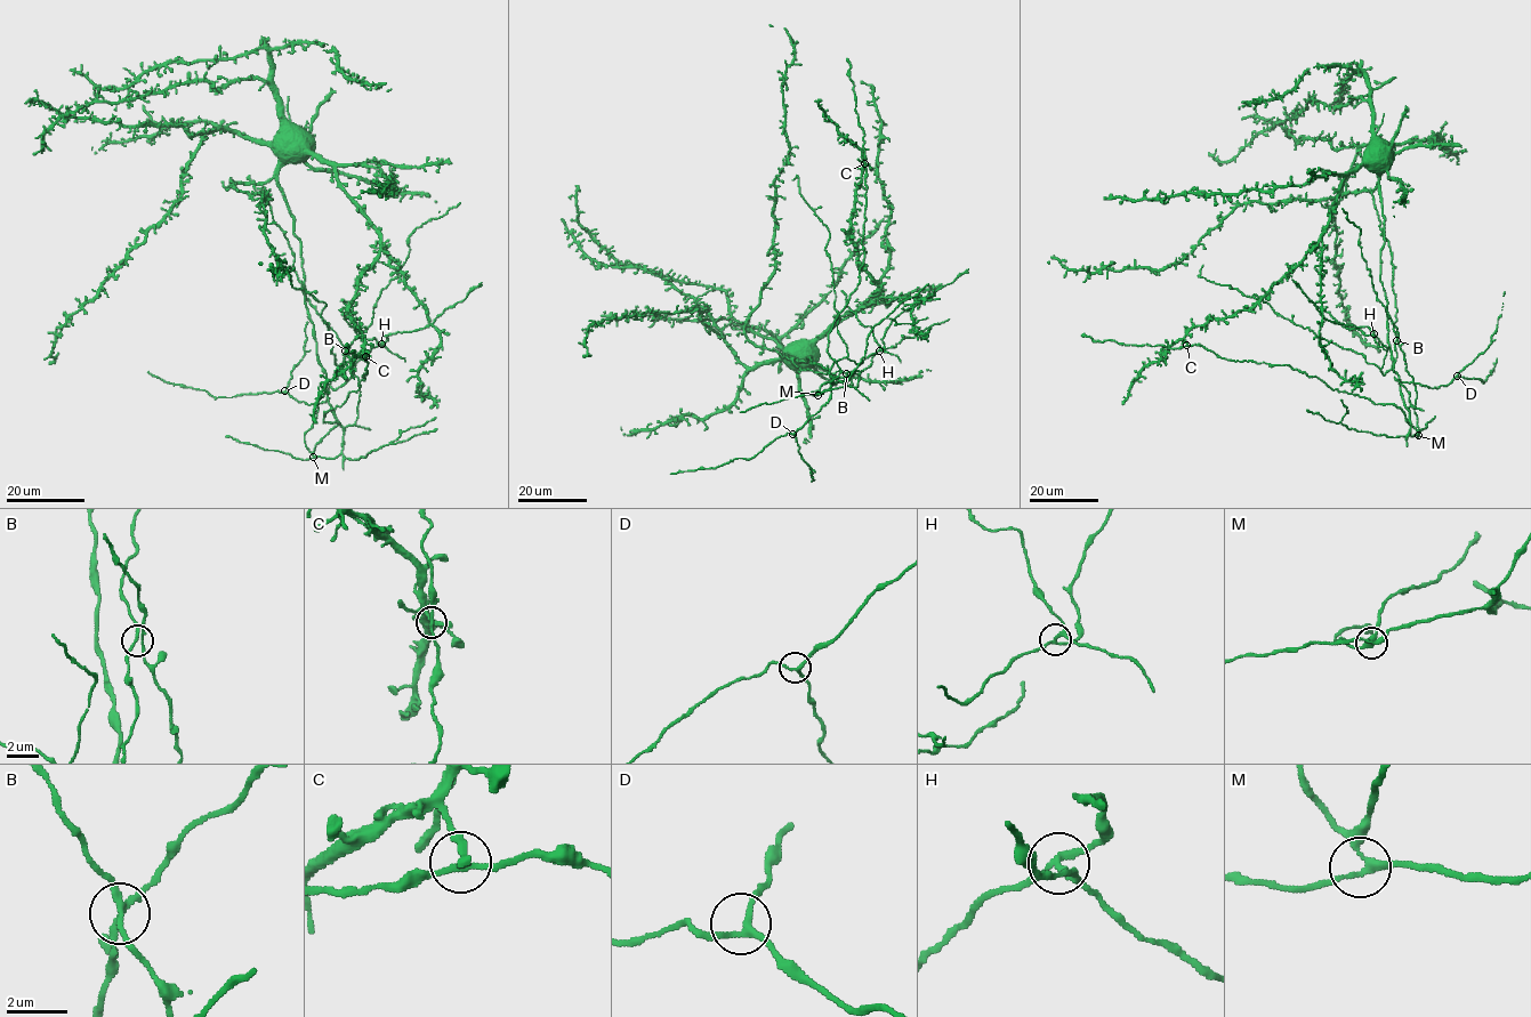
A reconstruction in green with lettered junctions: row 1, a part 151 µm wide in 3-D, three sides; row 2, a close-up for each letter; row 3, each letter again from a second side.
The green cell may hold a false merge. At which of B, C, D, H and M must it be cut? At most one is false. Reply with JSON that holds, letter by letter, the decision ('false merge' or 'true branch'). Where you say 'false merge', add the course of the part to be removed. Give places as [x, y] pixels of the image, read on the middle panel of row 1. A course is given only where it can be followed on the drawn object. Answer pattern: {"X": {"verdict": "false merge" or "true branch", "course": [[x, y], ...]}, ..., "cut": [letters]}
{"B": {"verdict": "true branch"}, "C": {"verdict": "true branch"}, "D": {"verdict": "true branch"}, "H": {"verdict": "false merge", "course": [[879, 350], [880, 346], [870, 325], [864, 325], [857, 319], [841, 290]]}, "M": {"verdict": "true branch"}, "cut": ["H"]}

